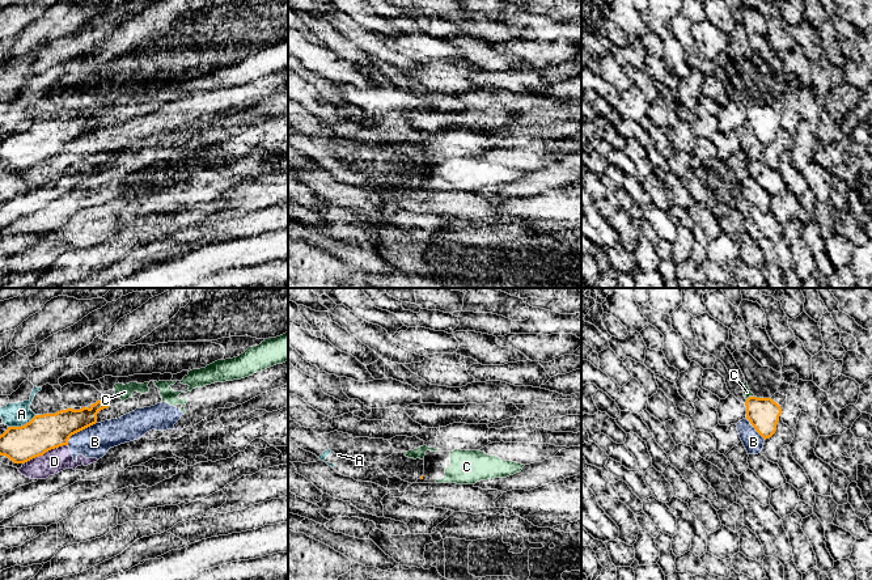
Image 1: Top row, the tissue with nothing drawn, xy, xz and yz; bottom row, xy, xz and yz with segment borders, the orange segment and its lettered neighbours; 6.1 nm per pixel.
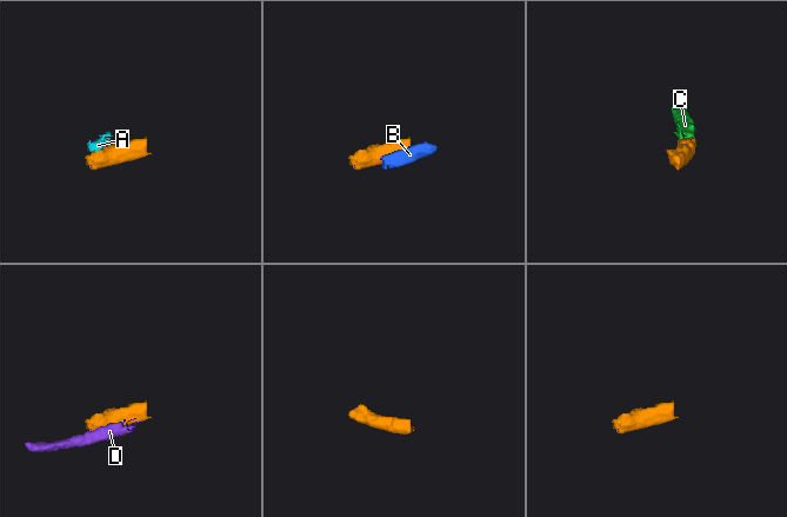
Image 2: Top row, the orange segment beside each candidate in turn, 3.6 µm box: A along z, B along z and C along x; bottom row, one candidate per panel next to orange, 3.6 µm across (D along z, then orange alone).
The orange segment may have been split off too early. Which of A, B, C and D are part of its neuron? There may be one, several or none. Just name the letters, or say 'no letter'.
C

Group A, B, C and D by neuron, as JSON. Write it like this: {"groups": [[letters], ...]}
{"groups": [["A"], ["B", "D"], ["C"]]}

